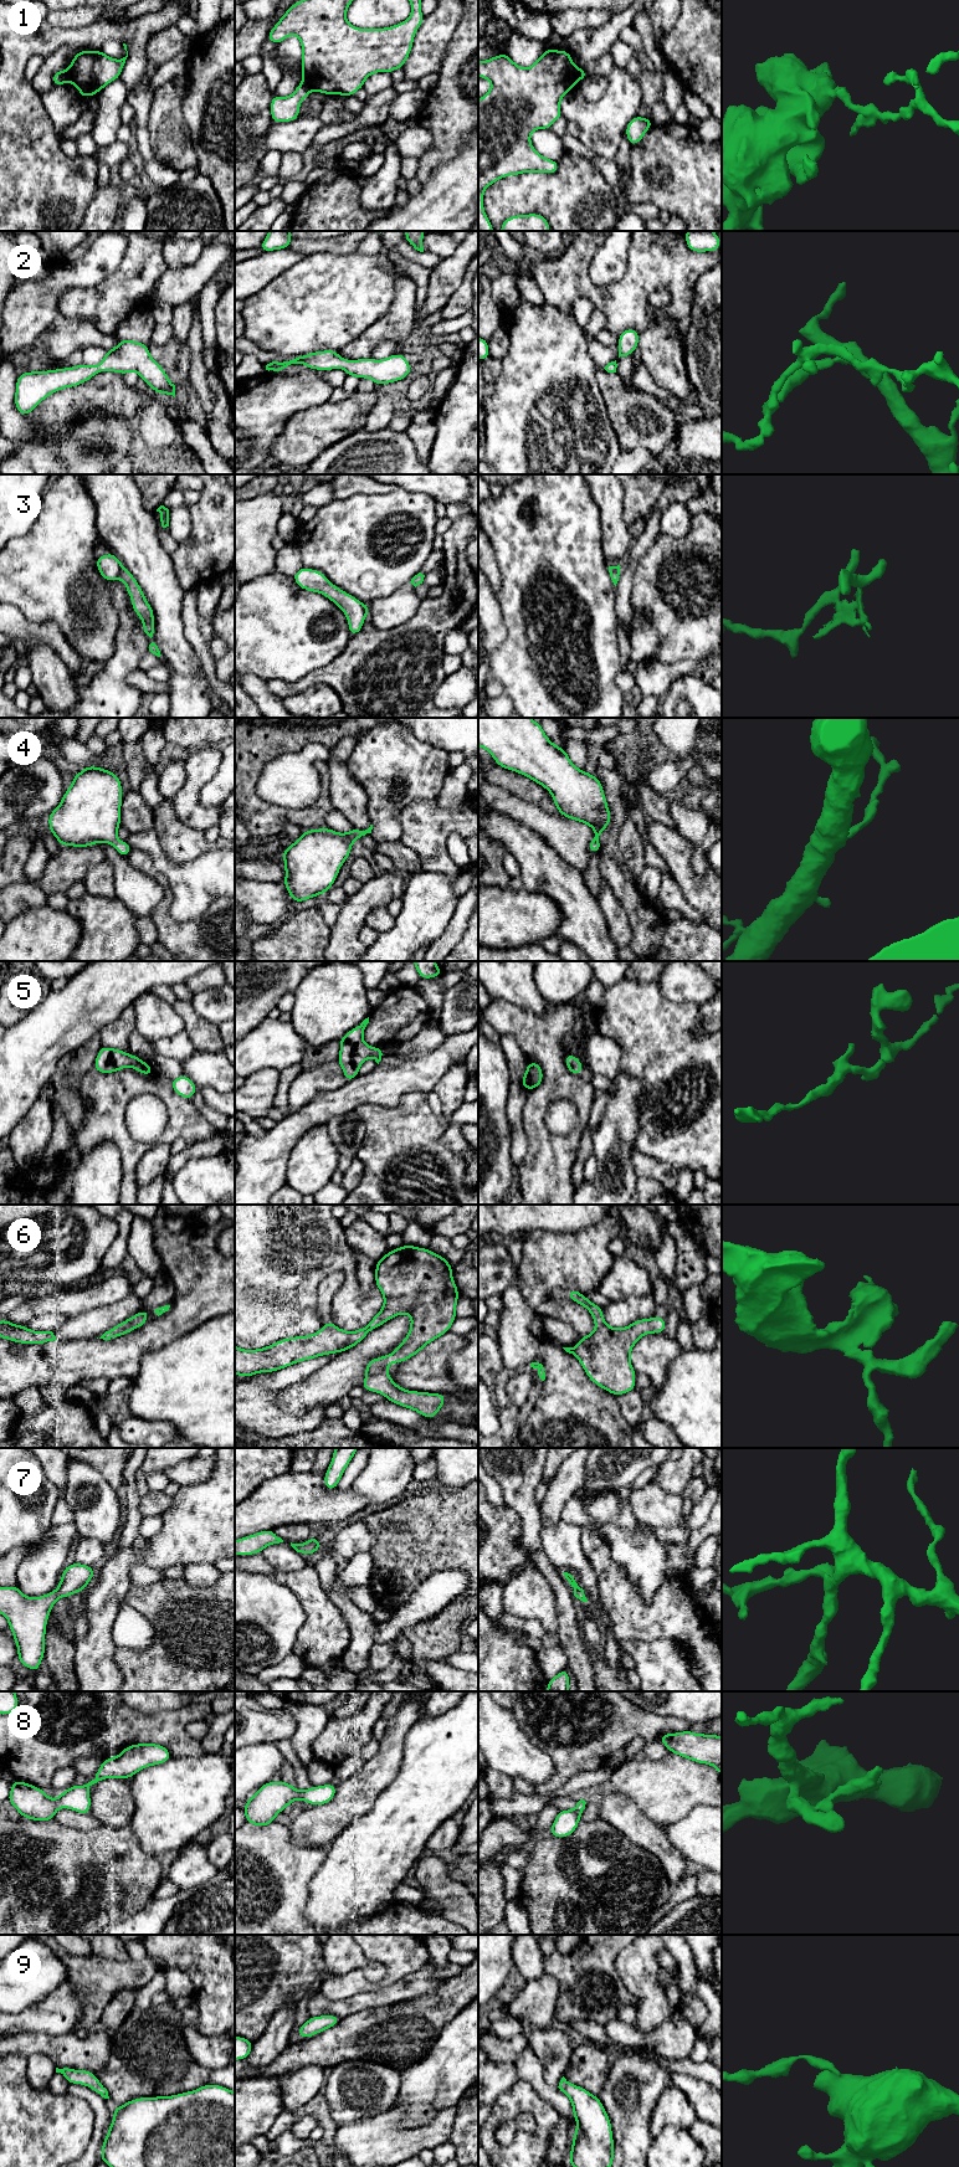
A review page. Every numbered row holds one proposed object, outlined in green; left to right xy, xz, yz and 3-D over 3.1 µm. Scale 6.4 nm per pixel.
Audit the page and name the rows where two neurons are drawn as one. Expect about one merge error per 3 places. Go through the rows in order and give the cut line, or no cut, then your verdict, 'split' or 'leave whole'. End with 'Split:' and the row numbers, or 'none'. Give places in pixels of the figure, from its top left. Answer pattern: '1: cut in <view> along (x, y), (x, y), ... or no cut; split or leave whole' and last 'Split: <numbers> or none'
1: cut in xy along (63, 71), (66, 80); split
2: no cut; leave whole
3: cut in xy along (123, 566), (118, 578); split
4: no cut; leave whole
5: no cut; leave whole
6: no cut; leave whole
7: no cut; leave whole
8: no cut; leave whole
9: no cut; leave whole
Split: 1, 3

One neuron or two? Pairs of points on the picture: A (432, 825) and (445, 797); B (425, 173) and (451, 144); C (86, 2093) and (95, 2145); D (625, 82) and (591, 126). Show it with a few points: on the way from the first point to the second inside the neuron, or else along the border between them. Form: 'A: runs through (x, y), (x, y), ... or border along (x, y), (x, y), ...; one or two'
A: border along (465, 797), (455, 809), (444, 809), (437, 802); two
B: runs through (427, 165), (444, 149); one
C: runs through (98, 2105), (101, 2108), (99, 2132); one
D: runs through (622, 93), (603, 114); one

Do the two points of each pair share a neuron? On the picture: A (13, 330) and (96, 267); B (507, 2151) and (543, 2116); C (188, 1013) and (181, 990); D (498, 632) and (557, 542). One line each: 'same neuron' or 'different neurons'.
A: same neuron
B: same neuron
C: different neurons
D: different neurons

